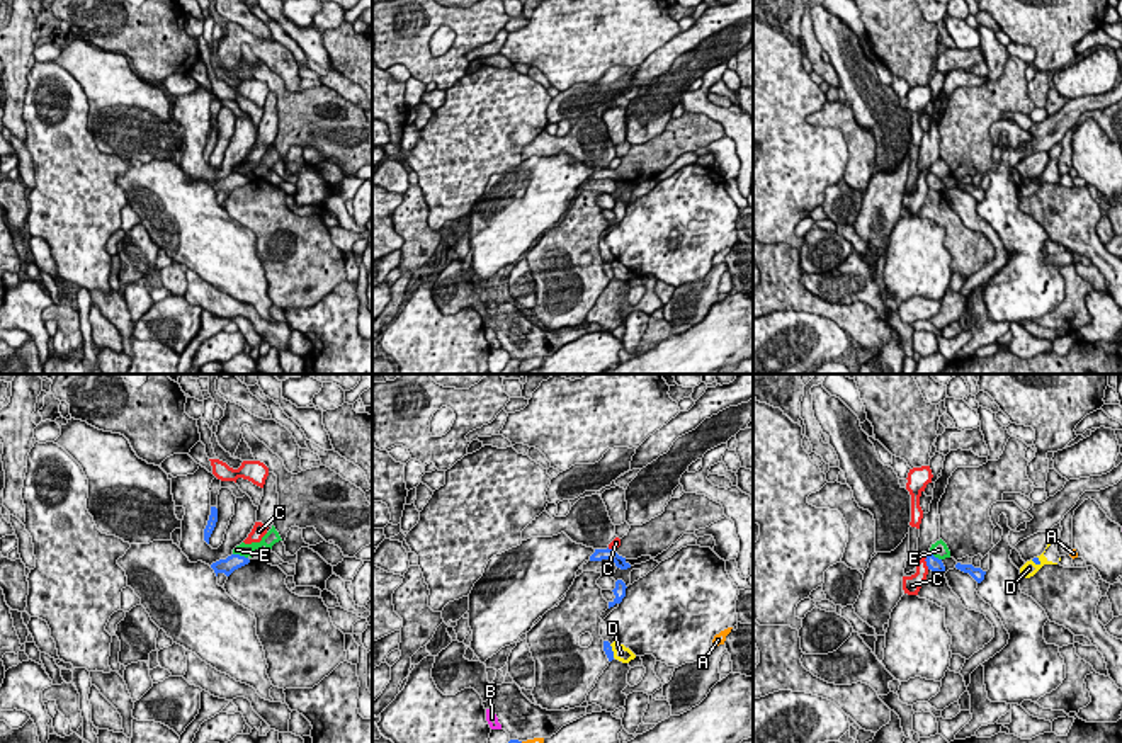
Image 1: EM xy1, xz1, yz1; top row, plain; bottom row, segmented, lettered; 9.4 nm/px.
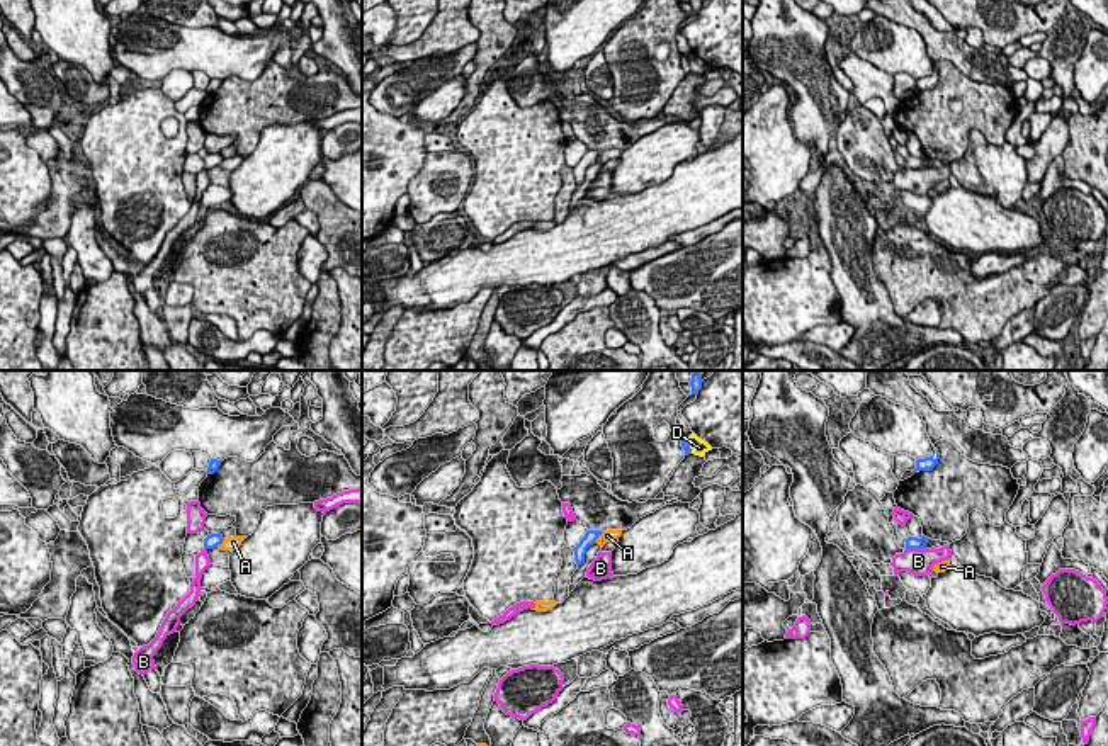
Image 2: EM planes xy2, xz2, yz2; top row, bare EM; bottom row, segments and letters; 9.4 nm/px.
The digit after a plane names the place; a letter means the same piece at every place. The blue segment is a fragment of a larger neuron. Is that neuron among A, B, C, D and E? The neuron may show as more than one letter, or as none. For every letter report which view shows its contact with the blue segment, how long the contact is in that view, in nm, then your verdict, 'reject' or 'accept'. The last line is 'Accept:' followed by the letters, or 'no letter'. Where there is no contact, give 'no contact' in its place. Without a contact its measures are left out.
A: xz2 | 140 nm | reject
B: yz2 | 190 nm | reject
C: yz1 | 160 nm | reject
D: yz1 | 120 nm | reject
E: xy1 | 150 nm | reject
Accept: no letter

